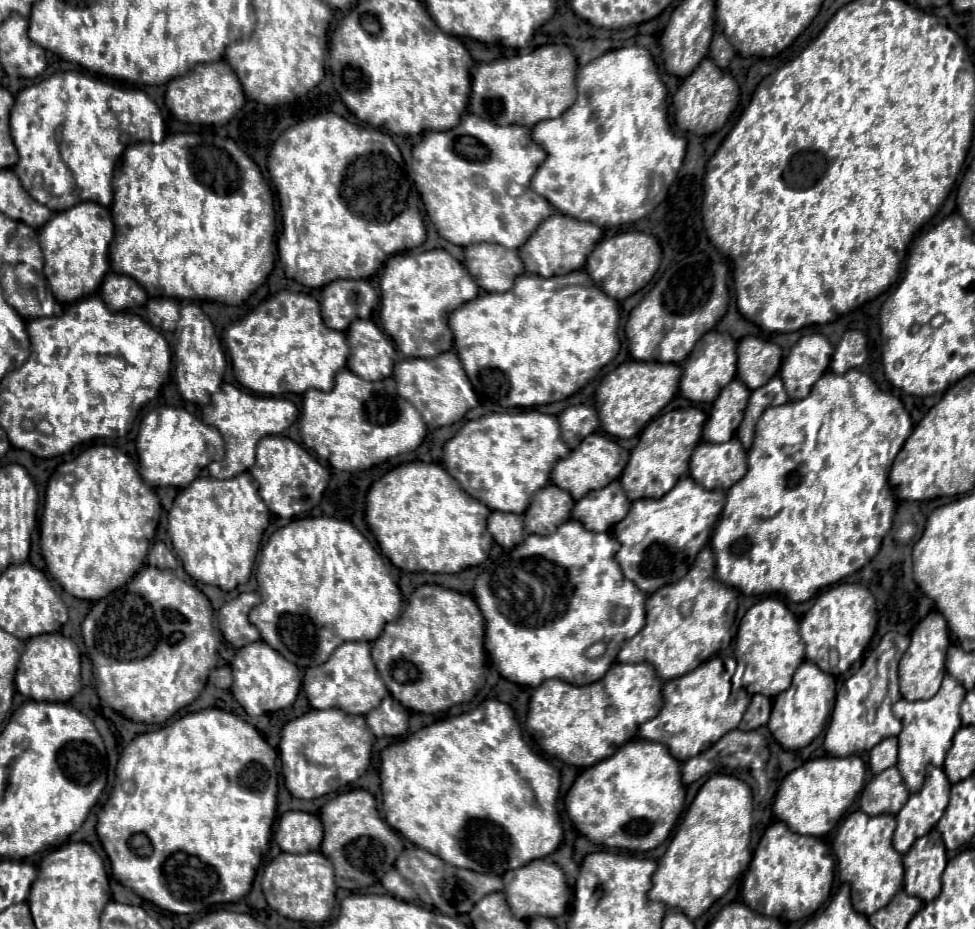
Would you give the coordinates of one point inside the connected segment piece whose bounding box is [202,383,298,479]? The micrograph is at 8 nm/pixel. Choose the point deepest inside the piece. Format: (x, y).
(243, 419)

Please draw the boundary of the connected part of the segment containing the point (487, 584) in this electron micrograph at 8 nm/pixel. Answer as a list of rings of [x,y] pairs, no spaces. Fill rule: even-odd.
[[[568,519],[566,523],[562,523],[558,527],[558,531],[554,535],[548,535],[548,537],[542,537],[542,535],[528,535],[526,541],[522,545],[518,545],[516,549],[512,549],[508,553],[508,569],[512,573],[500,573],[500,569],[494,569],[494,573],[490,571],[482,571],[476,581],[474,581],[474,599],[486,619],[486,639],[484,639],[484,647],[494,663],[494,667],[498,669],[498,673],[502,677],[506,677],[508,681],[512,683],[518,683],[518,685],[526,685],[526,687],[538,687],[542,681],[546,679],[562,679],[562,681],[568,681],[572,685],[590,685],[598,679],[604,677],[604,673],[610,669],[610,665],[616,661],[616,655],[618,655],[618,649],[622,645],[622,641],[634,637],[642,625],[646,623],[646,611],[644,611],[644,603],[646,603],[646,595],[632,583],[632,581],[626,581],[626,577],[622,577],[622,571],[618,569],[618,563],[614,561],[614,553],[618,551],[618,541],[610,533],[602,532],[595,533],[588,531],[580,521],[574,521],[574,519]],[[598,641],[606,641],[606,653],[598,659],[588,659],[586,657],[586,651],[590,645],[598,643]]]

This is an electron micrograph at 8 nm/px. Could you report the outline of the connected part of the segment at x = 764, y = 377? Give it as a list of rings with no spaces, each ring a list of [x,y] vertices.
[[[744,337],[738,343],[738,379],[748,389],[758,389],[780,369],[782,349],[758,337]]]

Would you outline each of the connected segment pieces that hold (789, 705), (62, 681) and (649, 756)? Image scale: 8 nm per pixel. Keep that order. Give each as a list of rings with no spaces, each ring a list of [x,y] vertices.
[[[804,661],[792,679],[792,685],[782,691],[772,705],[772,715],[768,721],[768,729],[772,731],[772,735],[776,737],[776,741],[788,749],[788,751],[796,751],[806,747],[814,737],[818,737],[828,721],[828,715],[834,707],[834,697],[836,697],[836,683],[834,677],[830,673],[822,673],[822,669],[818,669],[818,665]]]
[[[62,633],[38,635],[26,641],[26,649],[20,657],[16,671],[16,689],[34,701],[70,701],[82,687],[80,677],[80,651],[78,645]]]
[[[636,739],[578,775],[566,795],[566,815],[596,845],[650,851],[668,839],[684,809],[684,799],[682,763],[672,757],[666,745]]]

